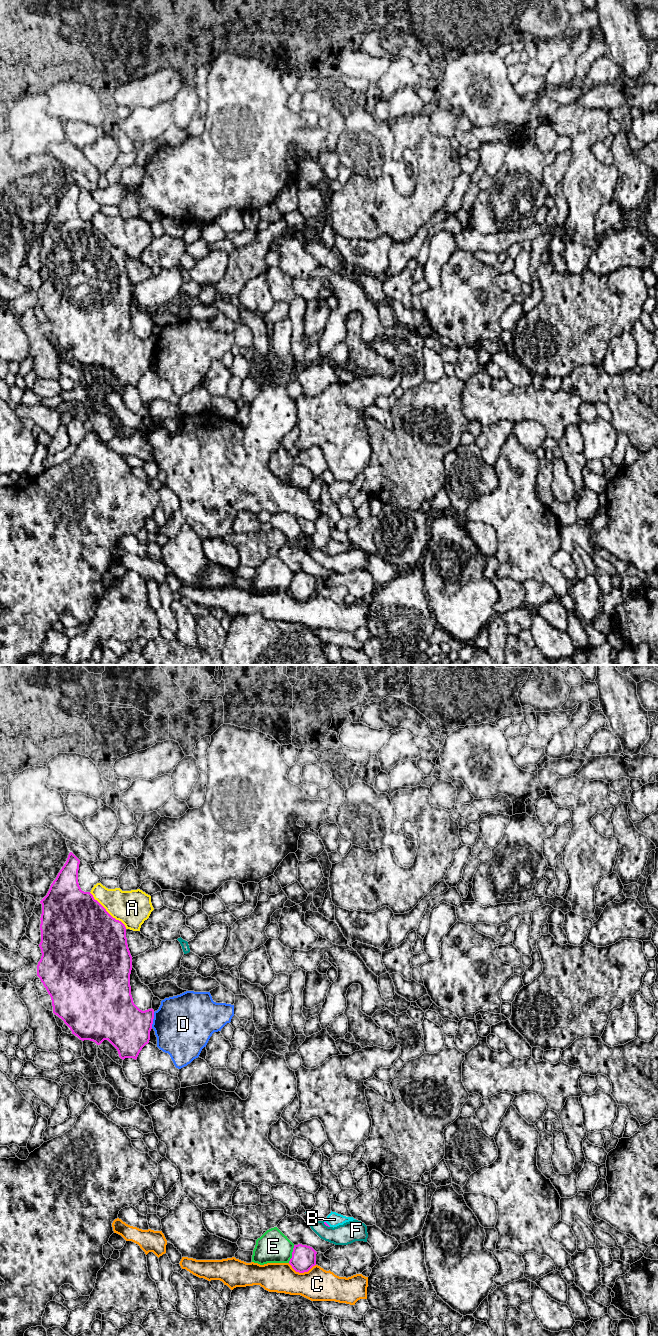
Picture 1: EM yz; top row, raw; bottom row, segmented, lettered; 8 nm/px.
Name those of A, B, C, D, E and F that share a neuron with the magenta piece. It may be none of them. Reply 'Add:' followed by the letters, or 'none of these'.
Add: B

